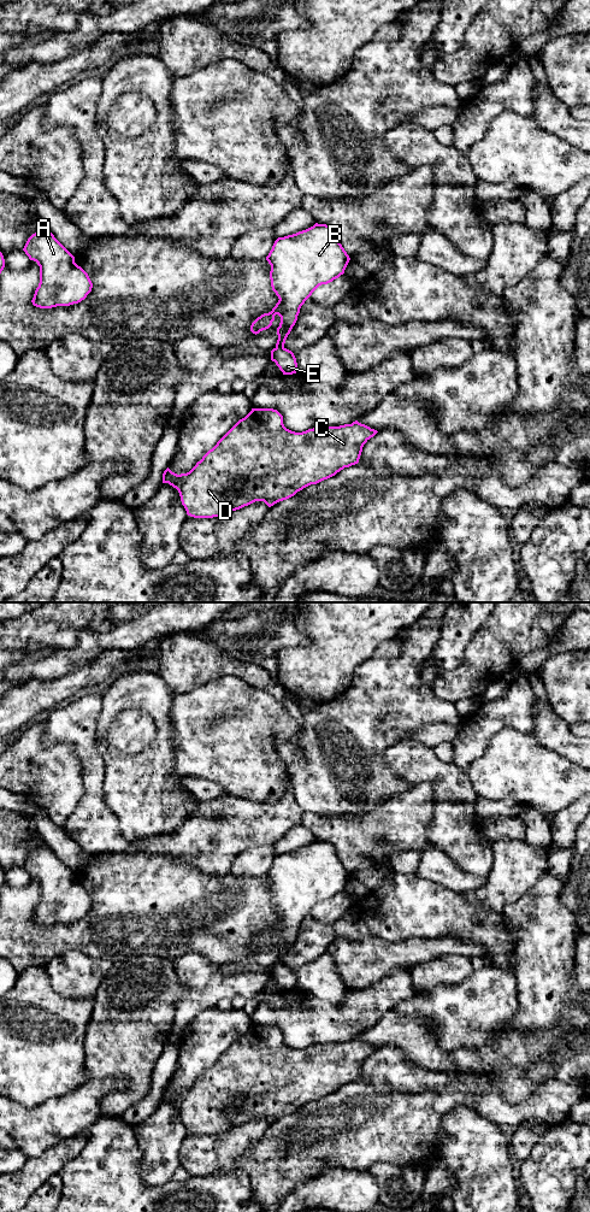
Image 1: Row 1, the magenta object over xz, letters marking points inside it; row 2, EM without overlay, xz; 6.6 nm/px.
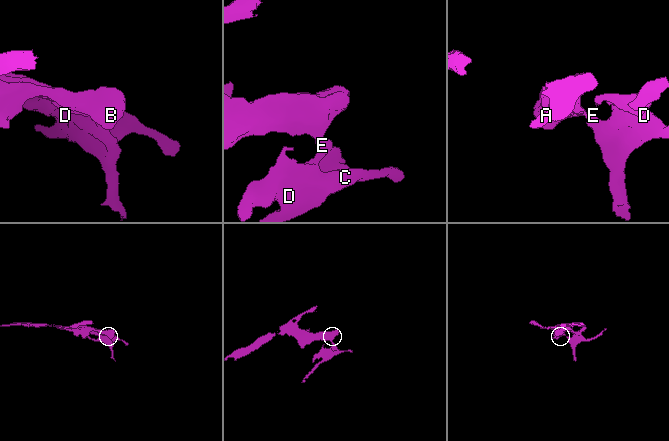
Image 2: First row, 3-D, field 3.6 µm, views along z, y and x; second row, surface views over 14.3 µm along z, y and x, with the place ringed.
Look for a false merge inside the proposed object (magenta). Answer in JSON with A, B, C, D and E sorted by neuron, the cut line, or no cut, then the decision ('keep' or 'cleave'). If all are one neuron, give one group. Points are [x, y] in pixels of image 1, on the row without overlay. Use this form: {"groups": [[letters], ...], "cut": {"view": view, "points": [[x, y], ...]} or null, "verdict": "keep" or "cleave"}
{"groups": [["A", "B"], ["C", "D", "E"]], "cut": {"view": "xz", "points": [[276, 964], [283, 965]]}, "verdict": "cleave"}

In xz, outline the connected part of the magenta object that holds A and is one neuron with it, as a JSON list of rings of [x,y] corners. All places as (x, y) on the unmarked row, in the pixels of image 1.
[[[49,847],[33,851],[23,867],[40,883],[40,900],[31,917],[40,925],[70,923],[78,920],[92,908],[93,900],[88,890],[75,879],[75,873],[54,854]]]

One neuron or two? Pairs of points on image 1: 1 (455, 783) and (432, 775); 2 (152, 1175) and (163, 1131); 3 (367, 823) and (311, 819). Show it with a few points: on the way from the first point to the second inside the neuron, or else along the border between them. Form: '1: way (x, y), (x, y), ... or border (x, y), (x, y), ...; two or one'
1: way (449, 782), (438, 775); one
2: way (158, 1164), (160, 1142); one
3: way (353, 828), (325, 828); one

